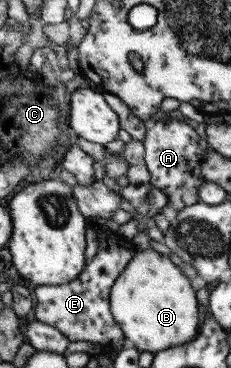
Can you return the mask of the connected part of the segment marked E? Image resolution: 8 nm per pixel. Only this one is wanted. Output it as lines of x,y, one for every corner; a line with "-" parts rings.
107,224
95,225
93,229
95,242
98,242
97,253
75,279
62,285
31,287
34,301
31,318
59,330
69,342
91,342
102,346
102,351
120,351
128,344
111,316
108,294
113,281
131,260
131,256
136,254
136,250
131,241
119,237

